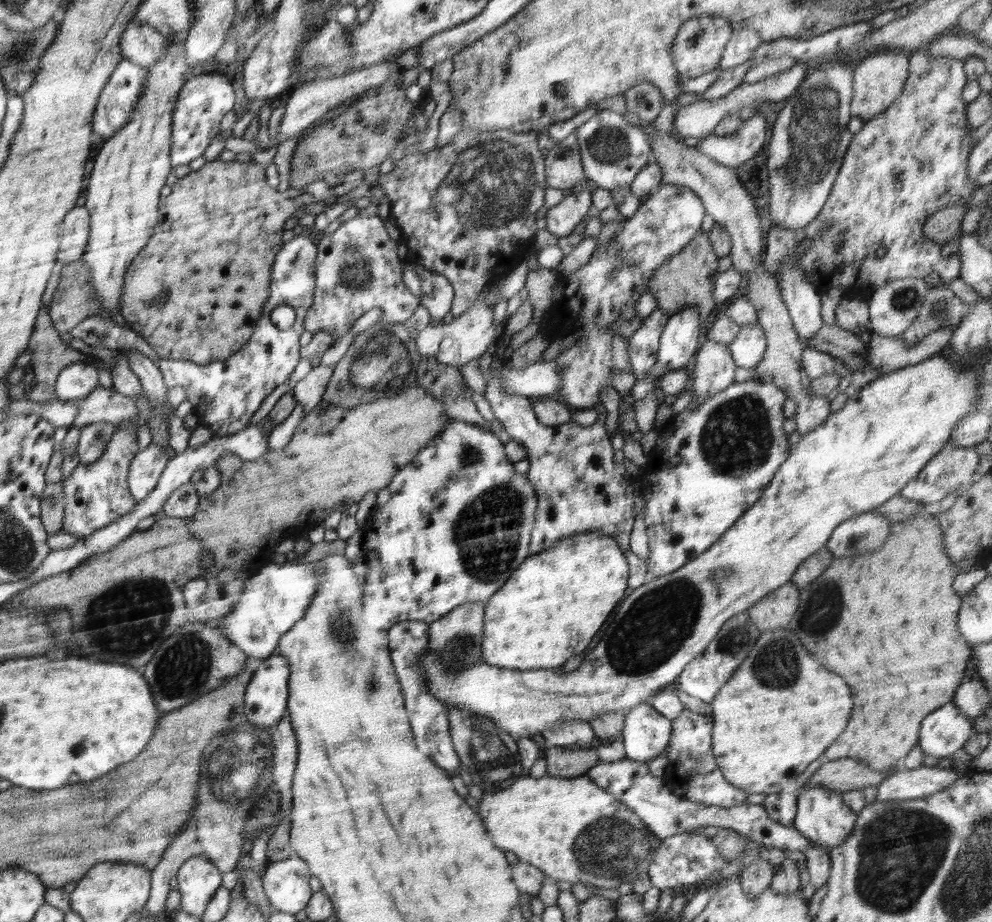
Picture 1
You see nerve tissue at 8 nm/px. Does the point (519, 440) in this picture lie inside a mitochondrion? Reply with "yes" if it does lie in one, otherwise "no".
no

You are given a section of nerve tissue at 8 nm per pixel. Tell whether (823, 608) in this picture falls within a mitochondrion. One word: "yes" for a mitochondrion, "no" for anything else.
yes

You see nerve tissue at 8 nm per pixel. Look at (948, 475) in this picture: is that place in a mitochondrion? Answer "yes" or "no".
yes

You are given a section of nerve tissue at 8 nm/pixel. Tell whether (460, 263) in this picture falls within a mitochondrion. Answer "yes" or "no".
no

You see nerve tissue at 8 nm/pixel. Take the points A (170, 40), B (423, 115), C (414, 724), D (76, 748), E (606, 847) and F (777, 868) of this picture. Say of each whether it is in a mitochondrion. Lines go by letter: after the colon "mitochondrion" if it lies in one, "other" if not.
A: other
B: other
C: other
D: mitochondrion
E: mitochondrion
F: other

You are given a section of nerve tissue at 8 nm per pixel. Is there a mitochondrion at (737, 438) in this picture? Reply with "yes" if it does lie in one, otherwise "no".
yes

